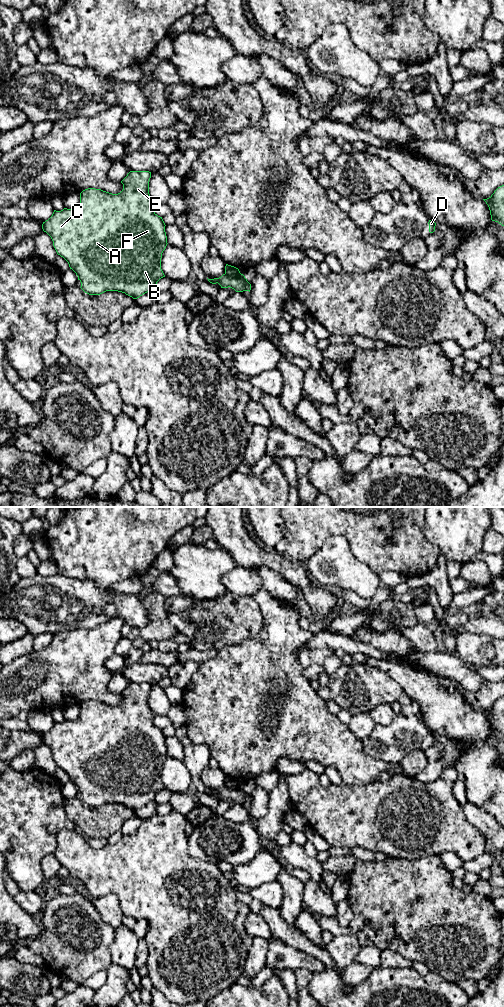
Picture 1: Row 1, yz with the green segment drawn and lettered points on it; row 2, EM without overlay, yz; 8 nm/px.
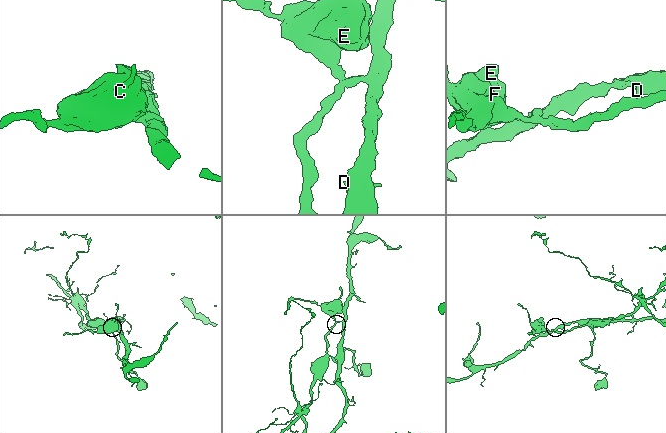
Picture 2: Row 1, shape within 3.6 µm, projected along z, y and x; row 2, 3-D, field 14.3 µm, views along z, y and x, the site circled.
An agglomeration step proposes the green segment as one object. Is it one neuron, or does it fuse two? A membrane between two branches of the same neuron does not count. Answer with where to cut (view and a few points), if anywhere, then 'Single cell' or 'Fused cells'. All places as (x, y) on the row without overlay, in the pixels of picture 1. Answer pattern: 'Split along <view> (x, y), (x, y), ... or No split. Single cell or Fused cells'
Split along yz (239, 784), (233, 788), (225, 786). Fused cells

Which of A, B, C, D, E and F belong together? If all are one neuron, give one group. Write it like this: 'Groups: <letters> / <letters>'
Groups: A B C E F / D

